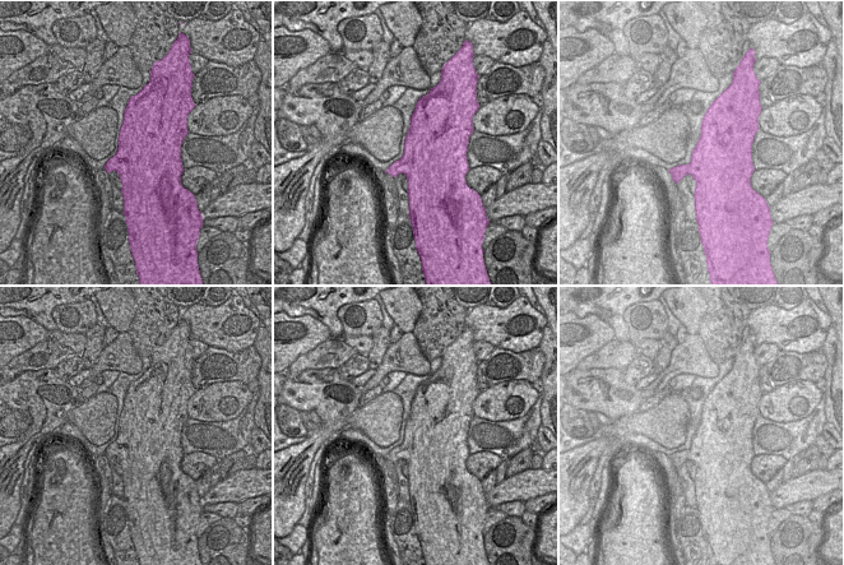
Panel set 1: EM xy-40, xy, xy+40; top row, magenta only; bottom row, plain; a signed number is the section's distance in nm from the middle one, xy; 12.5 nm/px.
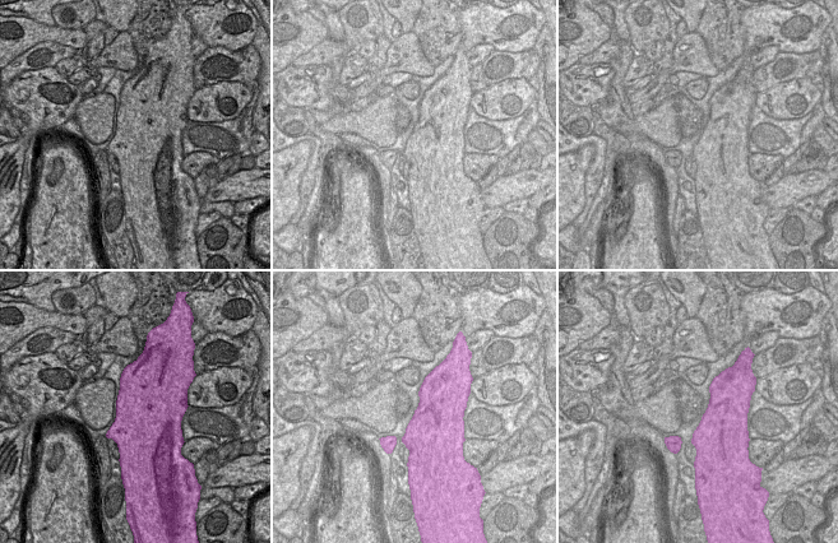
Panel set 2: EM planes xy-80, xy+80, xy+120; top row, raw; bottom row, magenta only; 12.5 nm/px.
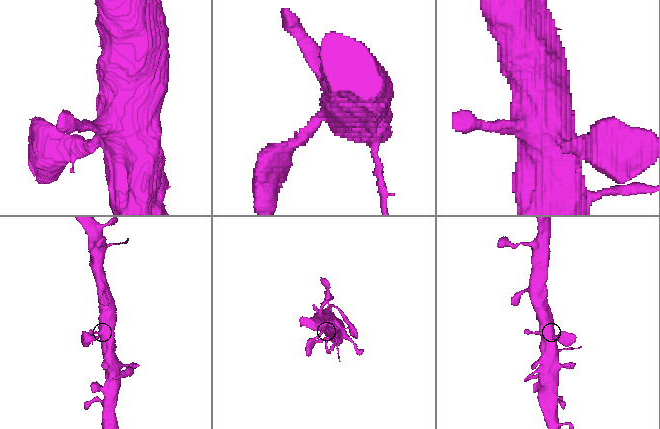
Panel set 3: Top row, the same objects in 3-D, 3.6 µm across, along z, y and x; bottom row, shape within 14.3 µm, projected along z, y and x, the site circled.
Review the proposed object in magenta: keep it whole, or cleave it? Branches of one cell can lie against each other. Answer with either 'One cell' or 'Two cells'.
One cell.

